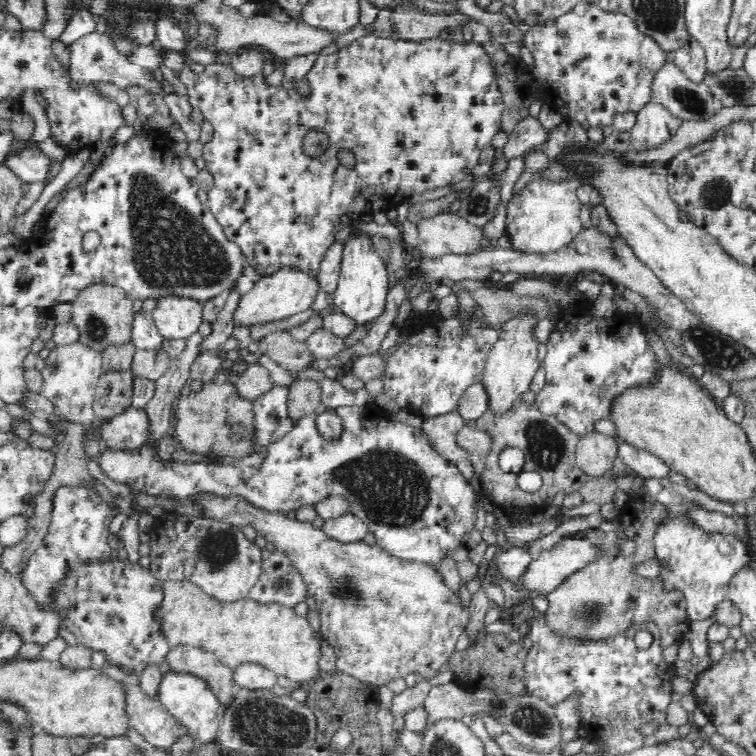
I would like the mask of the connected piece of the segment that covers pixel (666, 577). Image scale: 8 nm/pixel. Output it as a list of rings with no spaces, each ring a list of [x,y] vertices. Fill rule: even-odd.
[[[682,516],[668,519],[655,532],[653,559],[658,565],[655,580],[667,593],[680,592],[689,621],[708,620],[716,606],[727,598],[729,583],[736,570],[750,561],[750,550],[728,533],[707,533],[685,522]]]

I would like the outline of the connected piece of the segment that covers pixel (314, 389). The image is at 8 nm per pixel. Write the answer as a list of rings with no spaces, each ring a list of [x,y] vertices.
[[[313,380],[294,381],[287,389],[286,408],[293,424],[301,418],[310,416],[321,403],[320,389]]]

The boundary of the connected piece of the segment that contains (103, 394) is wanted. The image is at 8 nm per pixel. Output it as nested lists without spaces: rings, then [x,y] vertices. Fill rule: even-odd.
[[[130,371],[103,374],[94,390],[93,409],[100,420],[114,418],[131,407],[135,376]]]

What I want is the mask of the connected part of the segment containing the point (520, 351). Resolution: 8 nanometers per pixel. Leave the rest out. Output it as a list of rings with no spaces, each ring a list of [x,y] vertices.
[[[514,318],[504,324],[504,330],[500,331],[500,340],[494,344],[486,368],[483,372],[481,384],[487,396],[487,412],[493,418],[508,416],[510,412],[516,410],[516,406],[522,403],[522,396],[530,390],[534,374],[542,368],[537,357],[537,345],[532,335],[532,324],[536,320],[529,318]]]

